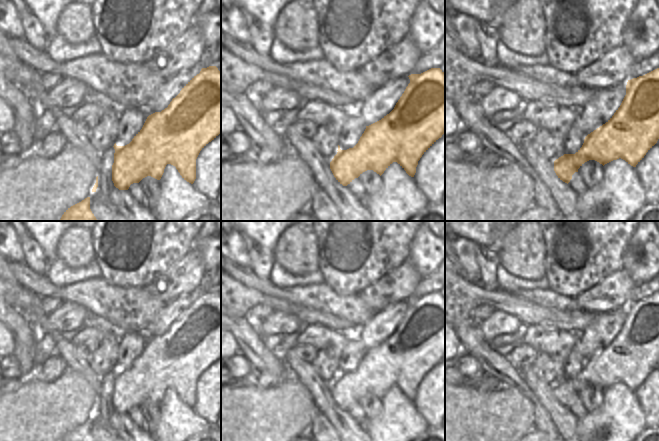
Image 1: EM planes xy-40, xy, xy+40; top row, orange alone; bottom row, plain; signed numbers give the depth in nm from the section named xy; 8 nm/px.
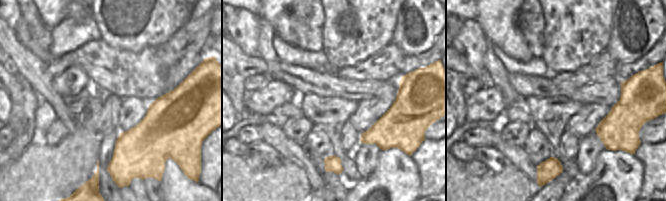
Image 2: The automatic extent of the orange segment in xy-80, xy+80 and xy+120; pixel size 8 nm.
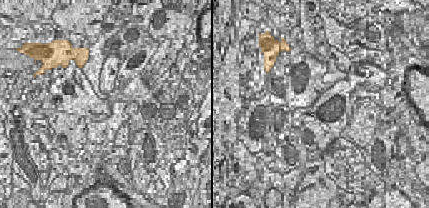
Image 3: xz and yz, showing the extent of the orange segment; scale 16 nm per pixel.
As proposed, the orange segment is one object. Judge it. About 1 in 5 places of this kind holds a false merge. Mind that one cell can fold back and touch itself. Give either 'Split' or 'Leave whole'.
Leave whole.

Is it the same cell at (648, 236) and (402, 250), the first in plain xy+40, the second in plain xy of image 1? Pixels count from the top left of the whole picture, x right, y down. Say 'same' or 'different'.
different

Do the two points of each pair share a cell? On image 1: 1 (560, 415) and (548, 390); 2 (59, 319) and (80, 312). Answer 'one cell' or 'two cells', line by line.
1: one cell
2: one cell

